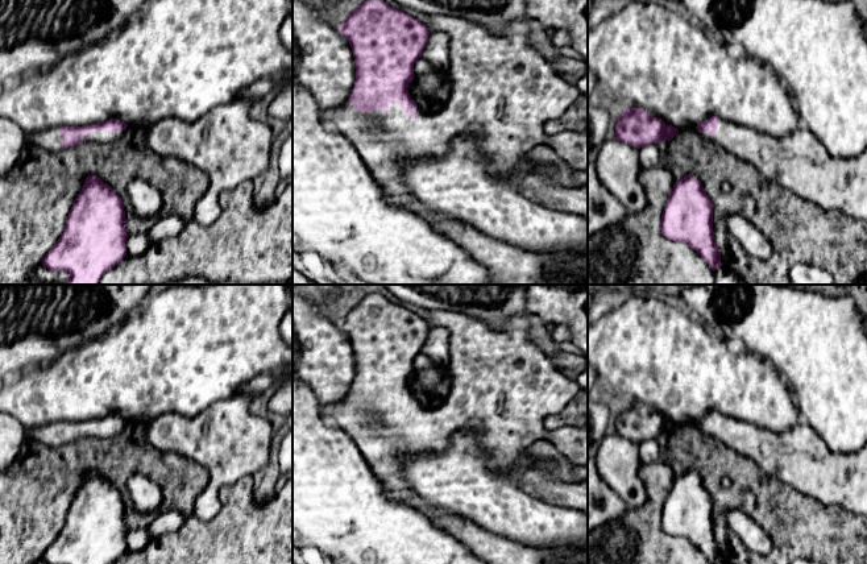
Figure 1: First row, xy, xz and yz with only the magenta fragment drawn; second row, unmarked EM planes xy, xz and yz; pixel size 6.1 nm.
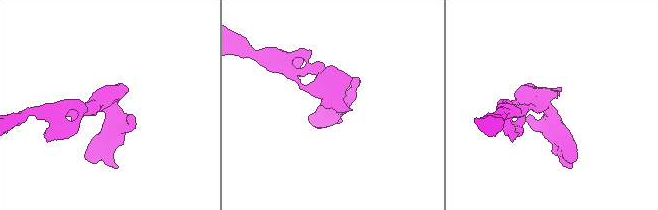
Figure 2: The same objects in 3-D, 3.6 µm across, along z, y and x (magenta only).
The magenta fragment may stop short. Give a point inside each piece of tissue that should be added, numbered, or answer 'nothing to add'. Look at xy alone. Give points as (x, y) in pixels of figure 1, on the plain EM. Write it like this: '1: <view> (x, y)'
1: xy (96, 431)

